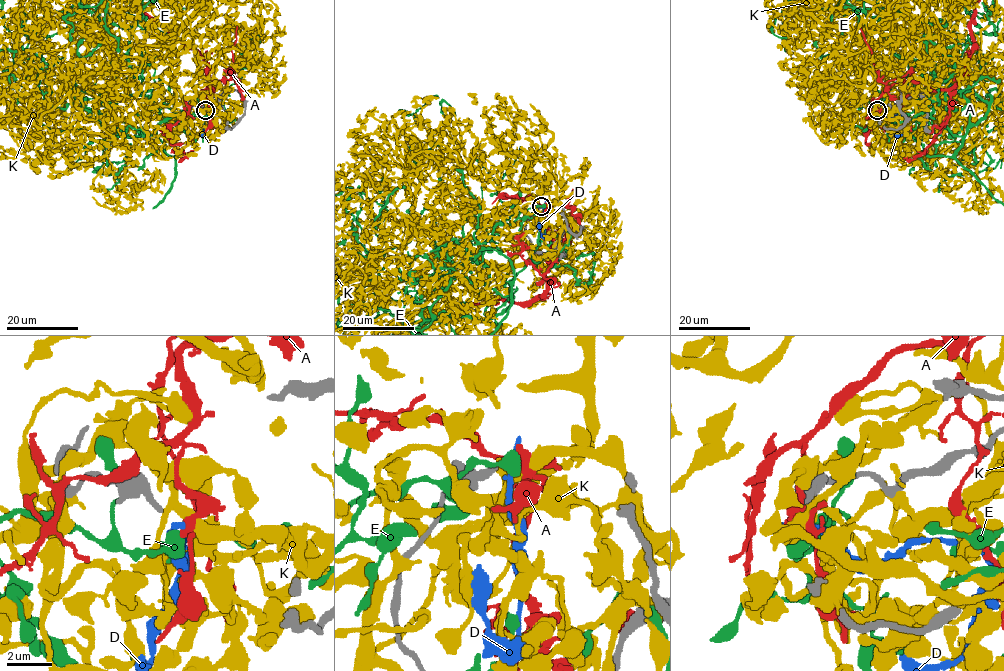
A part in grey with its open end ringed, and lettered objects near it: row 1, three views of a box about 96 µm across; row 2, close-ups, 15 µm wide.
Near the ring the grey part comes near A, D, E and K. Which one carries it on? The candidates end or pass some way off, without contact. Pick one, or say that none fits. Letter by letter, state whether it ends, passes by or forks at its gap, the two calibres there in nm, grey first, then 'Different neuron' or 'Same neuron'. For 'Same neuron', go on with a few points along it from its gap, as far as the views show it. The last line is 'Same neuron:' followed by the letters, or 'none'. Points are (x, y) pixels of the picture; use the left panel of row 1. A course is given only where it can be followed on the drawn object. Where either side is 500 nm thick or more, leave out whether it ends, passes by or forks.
A: It forks there. Thickness 240 nm (grey) against 360 nm. Different neuron
D: It passes by. Thickness 240 nm (grey) against 240 nm. Different neuron
E: It passes by. Thickness 240 nm (grey) against 480 nm. Different neuron
K: It forks there. Thickness 240 nm (grey) against 340 nm. Different neuron
Same neuron: none

